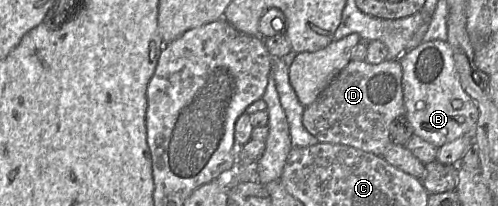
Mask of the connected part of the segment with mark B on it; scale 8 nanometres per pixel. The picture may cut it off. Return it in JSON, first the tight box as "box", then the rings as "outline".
{"box":[400,41,478,148],"outline":[[[447,41],[422,42],[400,56],[406,118],[414,135],[440,148],[463,135],[472,135],[478,121],[476,102],[463,90],[453,52]]]}

